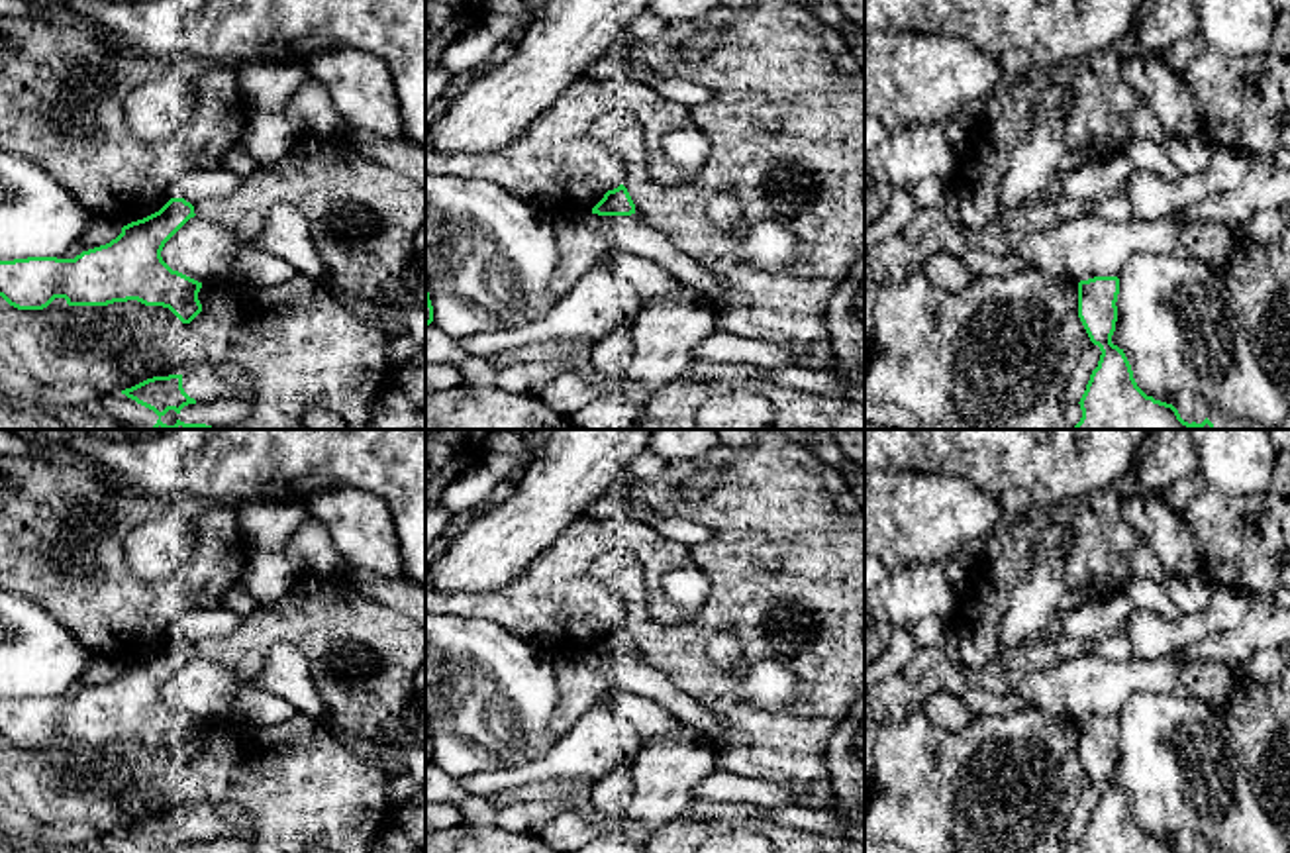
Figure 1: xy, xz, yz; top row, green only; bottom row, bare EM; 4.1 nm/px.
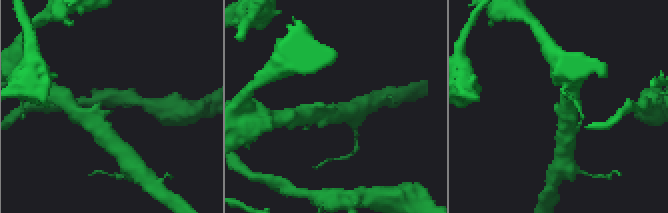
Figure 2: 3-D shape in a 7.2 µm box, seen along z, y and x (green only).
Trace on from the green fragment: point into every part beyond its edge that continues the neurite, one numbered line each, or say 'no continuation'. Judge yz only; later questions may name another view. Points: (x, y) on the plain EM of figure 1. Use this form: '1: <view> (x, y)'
no continuation

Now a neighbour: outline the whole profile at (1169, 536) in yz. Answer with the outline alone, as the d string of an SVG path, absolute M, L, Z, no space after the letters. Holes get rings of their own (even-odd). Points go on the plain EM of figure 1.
M1127 486L1121 512L1170 573L1192 577L1200 571L1200 547L1190 526L1161 496Z

